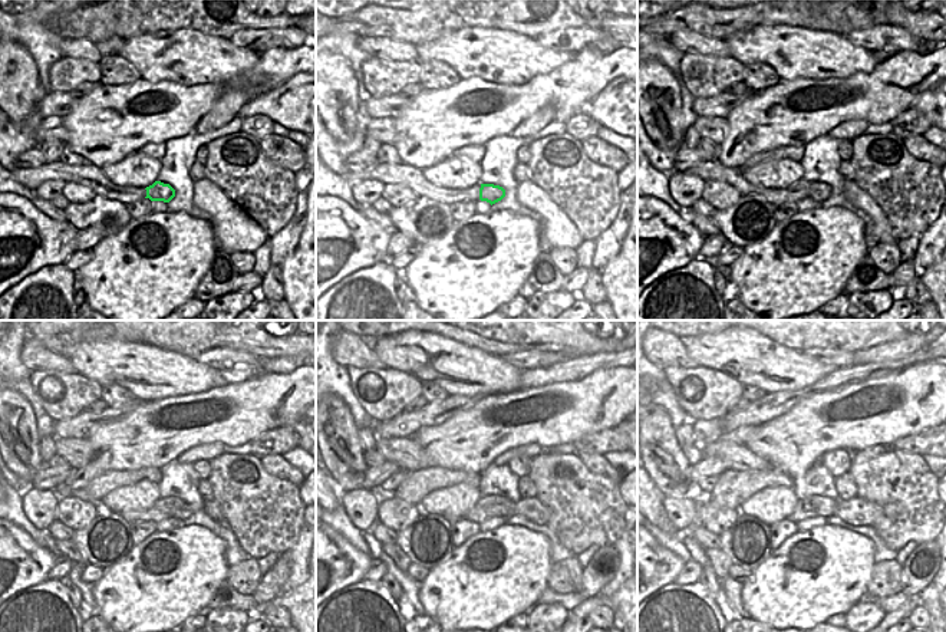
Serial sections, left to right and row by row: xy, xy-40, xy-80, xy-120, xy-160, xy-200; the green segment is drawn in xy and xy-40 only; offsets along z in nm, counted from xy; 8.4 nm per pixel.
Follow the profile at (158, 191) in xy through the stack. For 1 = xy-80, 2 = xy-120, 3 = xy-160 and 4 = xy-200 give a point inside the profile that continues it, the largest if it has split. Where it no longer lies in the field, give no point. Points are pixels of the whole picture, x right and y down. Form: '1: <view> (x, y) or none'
1: xy-80 (818, 191)
2: xy-120 (183, 513)
3: xy-160 (534, 510)
4: xy-200 (857, 512)

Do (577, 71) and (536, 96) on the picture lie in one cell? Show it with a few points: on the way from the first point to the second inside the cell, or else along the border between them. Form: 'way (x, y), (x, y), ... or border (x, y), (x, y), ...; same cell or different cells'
way (569, 82), (563, 88), (547, 89); same cell

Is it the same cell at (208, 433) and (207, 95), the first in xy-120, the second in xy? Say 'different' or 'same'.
same

